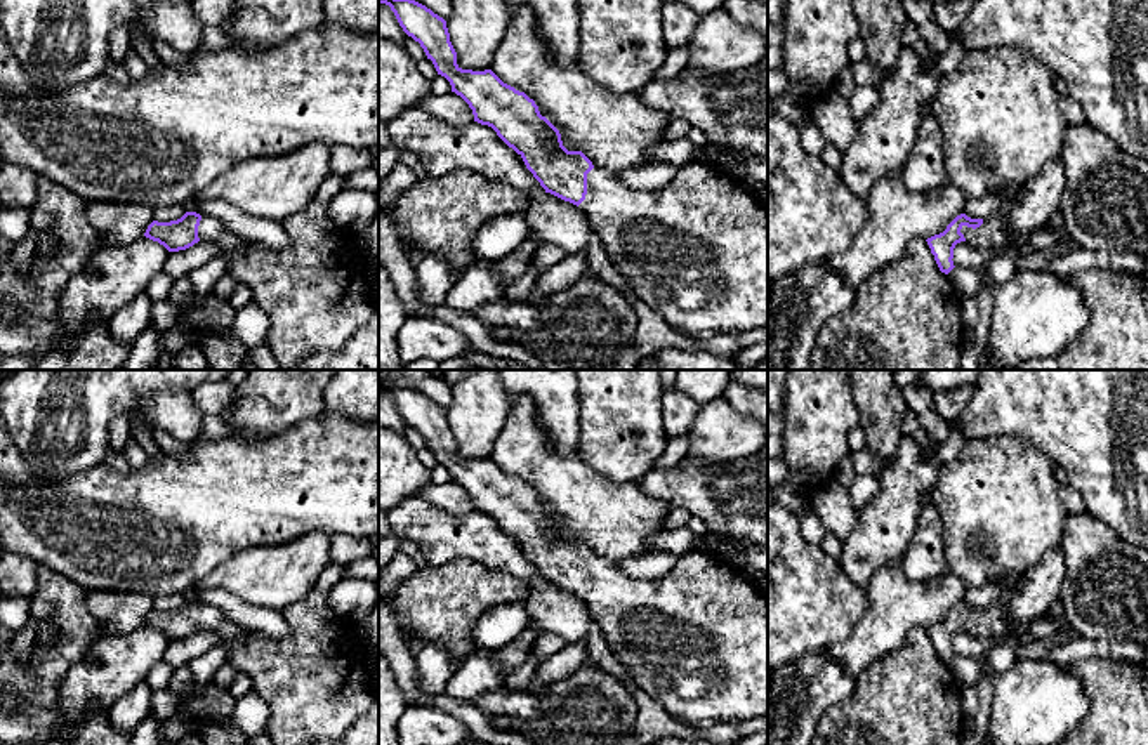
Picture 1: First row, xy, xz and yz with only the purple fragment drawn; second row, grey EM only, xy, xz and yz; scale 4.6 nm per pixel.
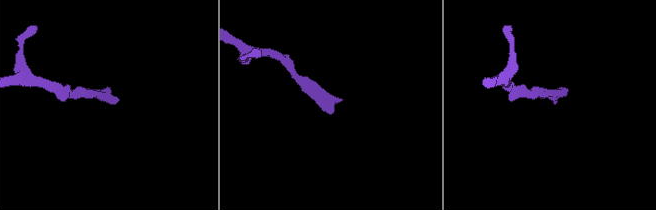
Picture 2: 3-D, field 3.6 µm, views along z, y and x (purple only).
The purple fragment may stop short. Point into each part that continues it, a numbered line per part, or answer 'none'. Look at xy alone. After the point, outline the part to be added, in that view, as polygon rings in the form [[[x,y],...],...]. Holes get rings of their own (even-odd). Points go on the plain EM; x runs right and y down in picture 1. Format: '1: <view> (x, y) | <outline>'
1: xy (316, 681) | [[[318,589],[281,615],[288,623],[285,639],[245,630],[207,604],[198,627],[226,643],[228,663],[252,679],[269,707],[267,735],[274,745],[339,740],[373,702],[373,648],[356,625],[337,618]]]

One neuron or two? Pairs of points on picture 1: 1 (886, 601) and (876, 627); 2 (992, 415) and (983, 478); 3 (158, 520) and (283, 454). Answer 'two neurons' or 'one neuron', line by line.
1: one neuron
2: two neurons
3: one neuron

